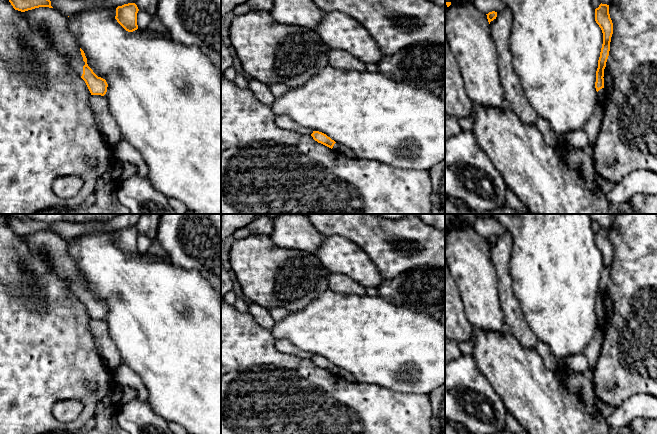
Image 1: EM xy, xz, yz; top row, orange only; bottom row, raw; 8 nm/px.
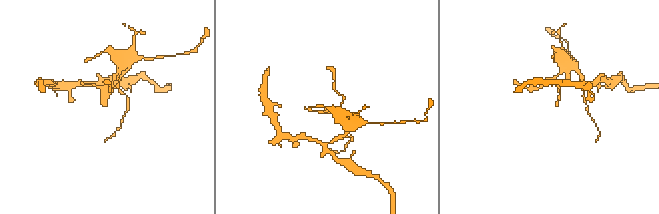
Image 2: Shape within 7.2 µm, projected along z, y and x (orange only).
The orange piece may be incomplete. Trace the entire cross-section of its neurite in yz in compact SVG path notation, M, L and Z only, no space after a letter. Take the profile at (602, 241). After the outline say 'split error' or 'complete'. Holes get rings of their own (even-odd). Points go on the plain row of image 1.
M600 228L598 232L595 233L595 245L599 249L603 257L603 268L600 276L600 281L598 284L598 292L596 295L596 306L595 312L597 315L597 324L601 328L602 332L606 324L606 314L604 312L604 293L606 291L606 286L610 275L610 266L613 258L613 247L609 238L609 229Z; split error

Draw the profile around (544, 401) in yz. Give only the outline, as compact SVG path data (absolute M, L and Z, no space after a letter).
M472 330L473 358L479 370L528 434L609 434L610 426L595 403L593 371L549 370L535 348L522 346L511 334Z

